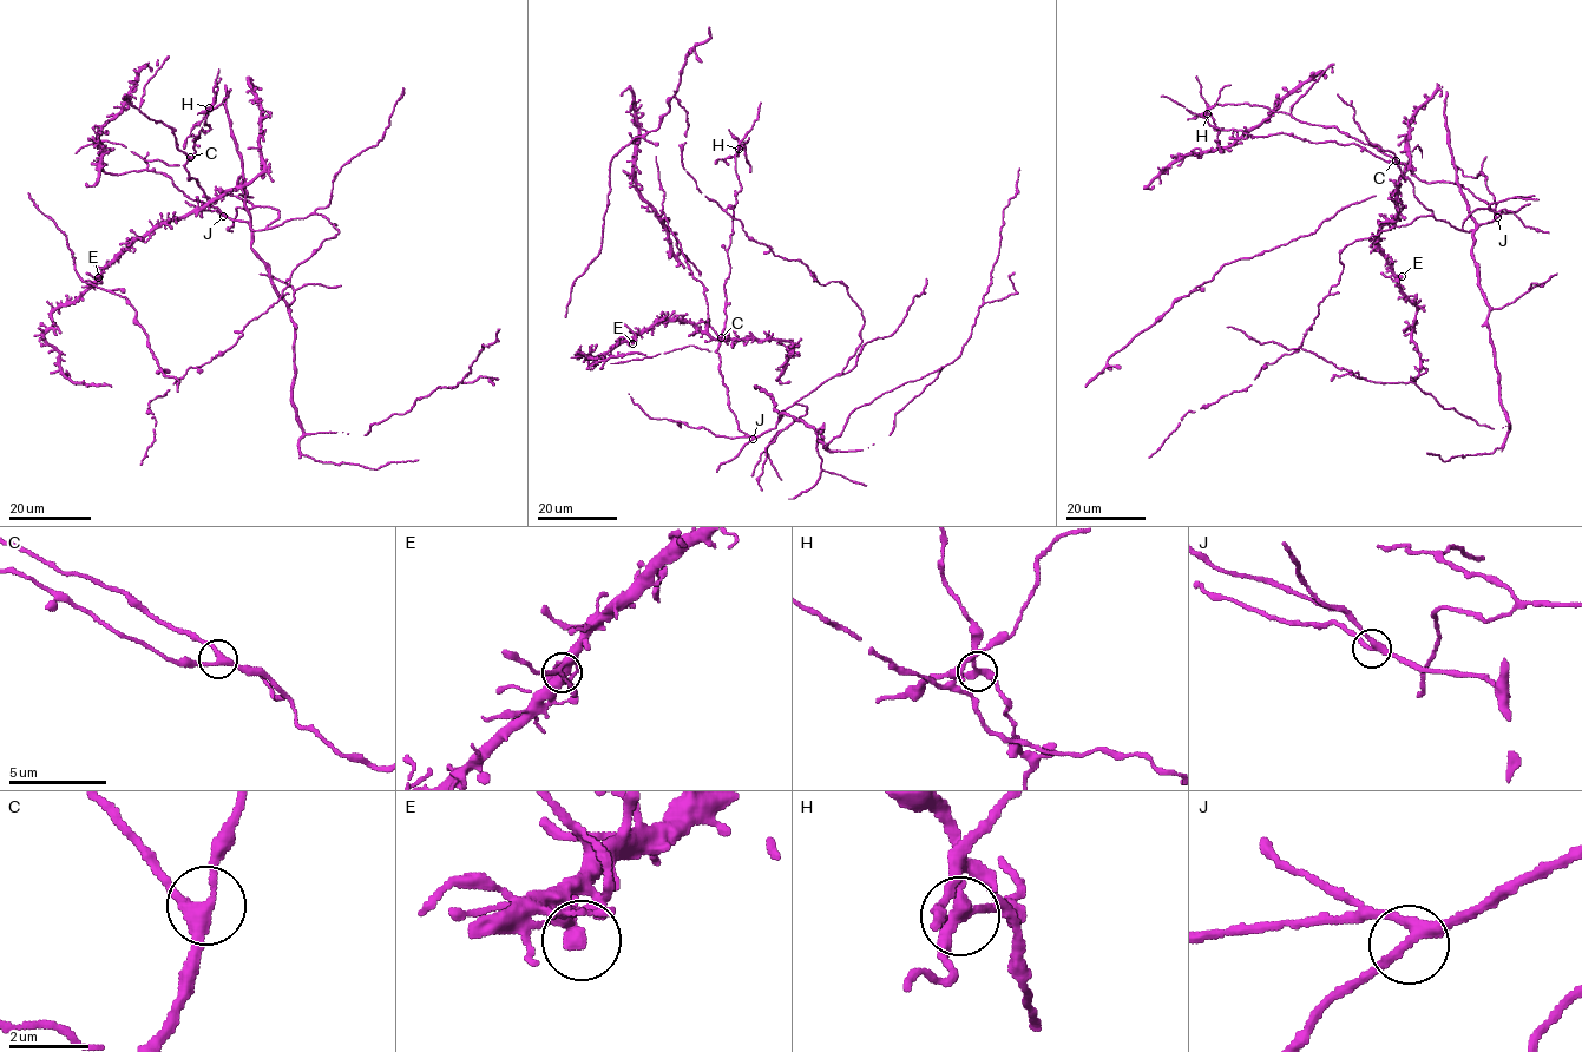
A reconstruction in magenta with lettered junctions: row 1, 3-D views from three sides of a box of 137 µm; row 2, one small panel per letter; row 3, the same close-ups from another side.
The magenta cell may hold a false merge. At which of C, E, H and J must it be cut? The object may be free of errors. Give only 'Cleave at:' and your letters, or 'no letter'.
Cleave at: H

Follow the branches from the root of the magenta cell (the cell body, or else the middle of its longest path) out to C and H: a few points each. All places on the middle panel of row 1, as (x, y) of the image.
C: (743, 432), (729, 408), (727, 387), (719, 368), (716, 350), (721, 337)
H: (743, 432), (729, 408), (716, 352), (726, 320), (733, 208), (741, 189), (739, 149)

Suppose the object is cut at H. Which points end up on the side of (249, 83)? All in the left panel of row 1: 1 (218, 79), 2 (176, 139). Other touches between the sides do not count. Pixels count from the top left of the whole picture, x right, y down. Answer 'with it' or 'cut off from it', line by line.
1: cut off from it
2: with it

